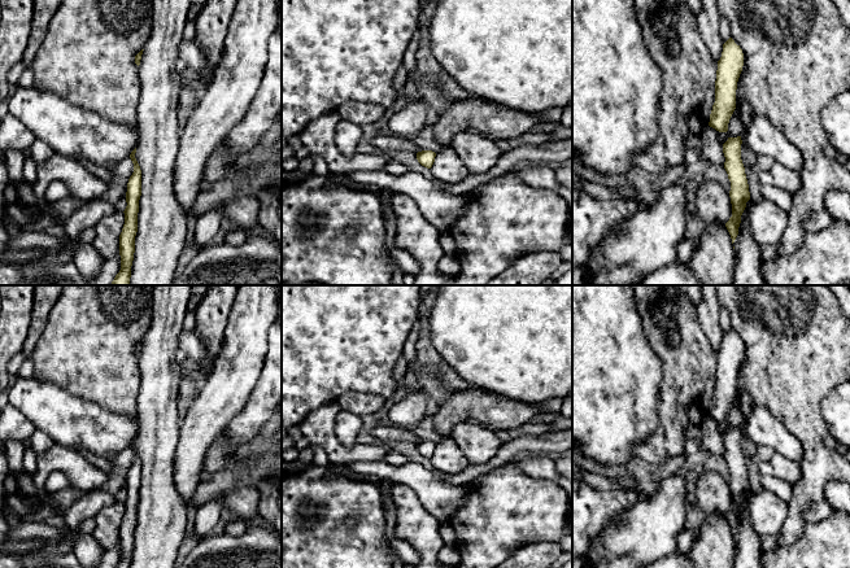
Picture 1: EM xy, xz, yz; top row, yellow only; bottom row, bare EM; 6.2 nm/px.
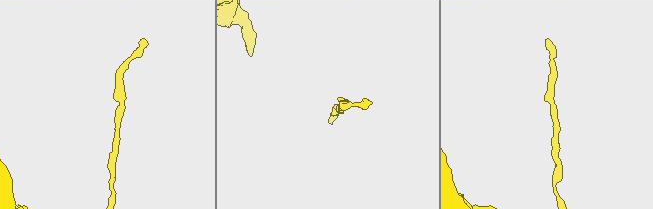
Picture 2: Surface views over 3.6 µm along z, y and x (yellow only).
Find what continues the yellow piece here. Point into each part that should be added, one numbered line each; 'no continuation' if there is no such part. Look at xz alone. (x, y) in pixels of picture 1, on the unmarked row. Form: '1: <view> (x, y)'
no continuation

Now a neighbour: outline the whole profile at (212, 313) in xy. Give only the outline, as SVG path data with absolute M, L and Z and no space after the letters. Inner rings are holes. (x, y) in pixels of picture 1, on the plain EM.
M209 285L204 297L199 302L195 316L195 333L199 341L206 341L206 353L215 359L225 342L225 328L237 285Z

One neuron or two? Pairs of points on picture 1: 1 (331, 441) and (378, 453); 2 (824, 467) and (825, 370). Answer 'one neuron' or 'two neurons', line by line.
1: one neuron
2: one neuron

